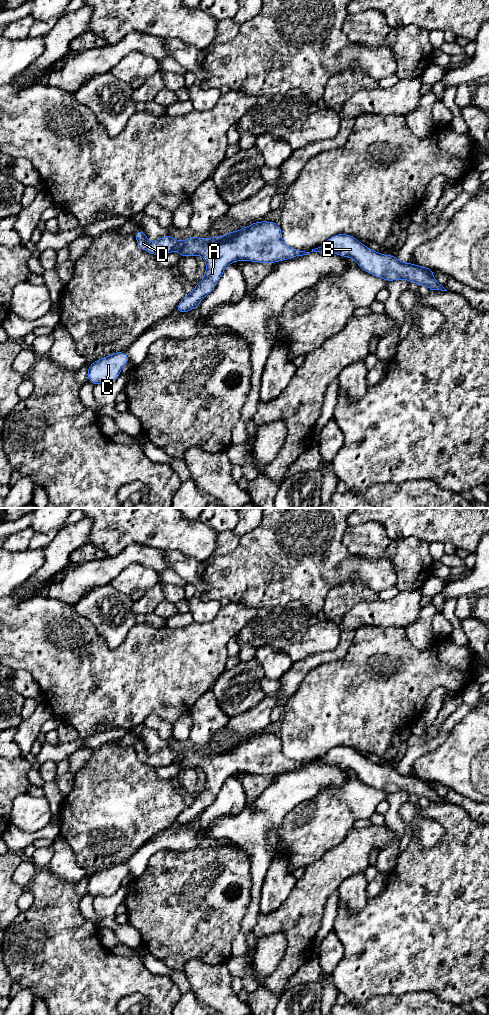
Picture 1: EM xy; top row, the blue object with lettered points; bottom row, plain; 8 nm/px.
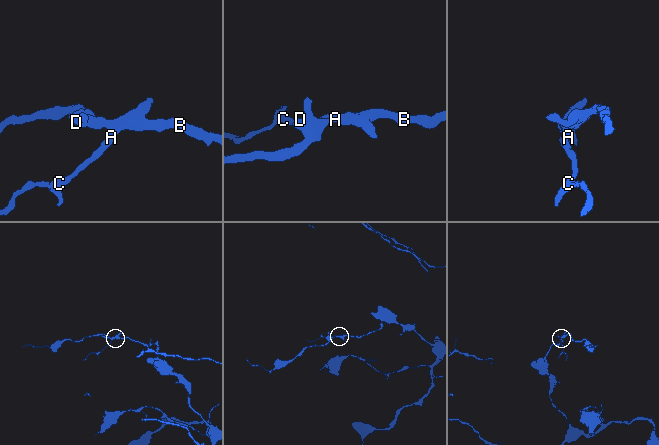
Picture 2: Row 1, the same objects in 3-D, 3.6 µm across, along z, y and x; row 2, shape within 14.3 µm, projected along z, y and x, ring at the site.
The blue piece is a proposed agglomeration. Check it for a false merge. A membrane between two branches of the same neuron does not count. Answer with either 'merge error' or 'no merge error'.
no merge error

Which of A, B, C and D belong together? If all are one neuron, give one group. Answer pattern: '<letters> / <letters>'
A B C D

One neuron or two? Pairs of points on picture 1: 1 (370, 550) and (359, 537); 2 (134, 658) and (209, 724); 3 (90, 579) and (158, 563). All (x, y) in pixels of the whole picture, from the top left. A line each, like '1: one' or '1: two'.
1: one
2: two
3: one

